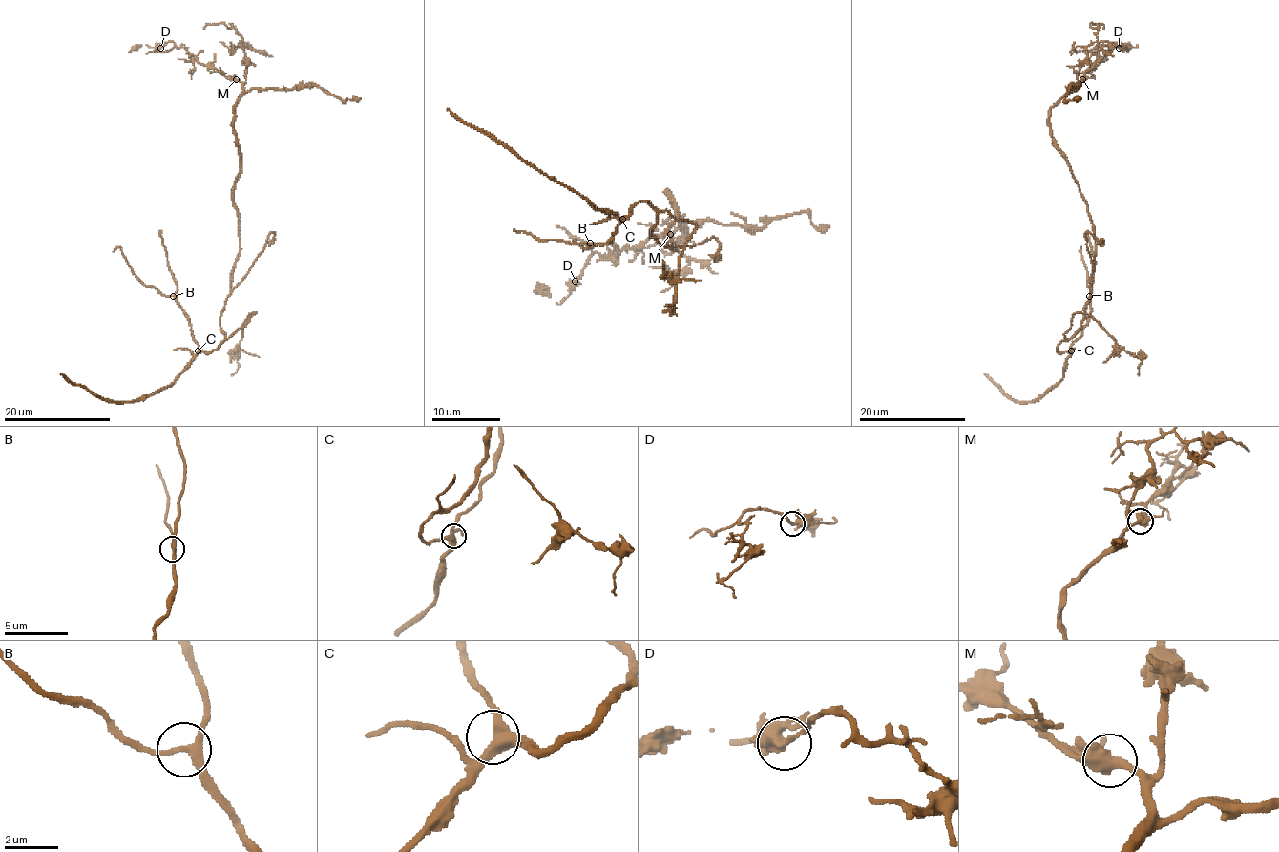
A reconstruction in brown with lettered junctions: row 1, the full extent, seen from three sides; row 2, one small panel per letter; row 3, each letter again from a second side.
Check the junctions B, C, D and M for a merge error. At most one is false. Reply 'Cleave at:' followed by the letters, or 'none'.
Cleave at: none

